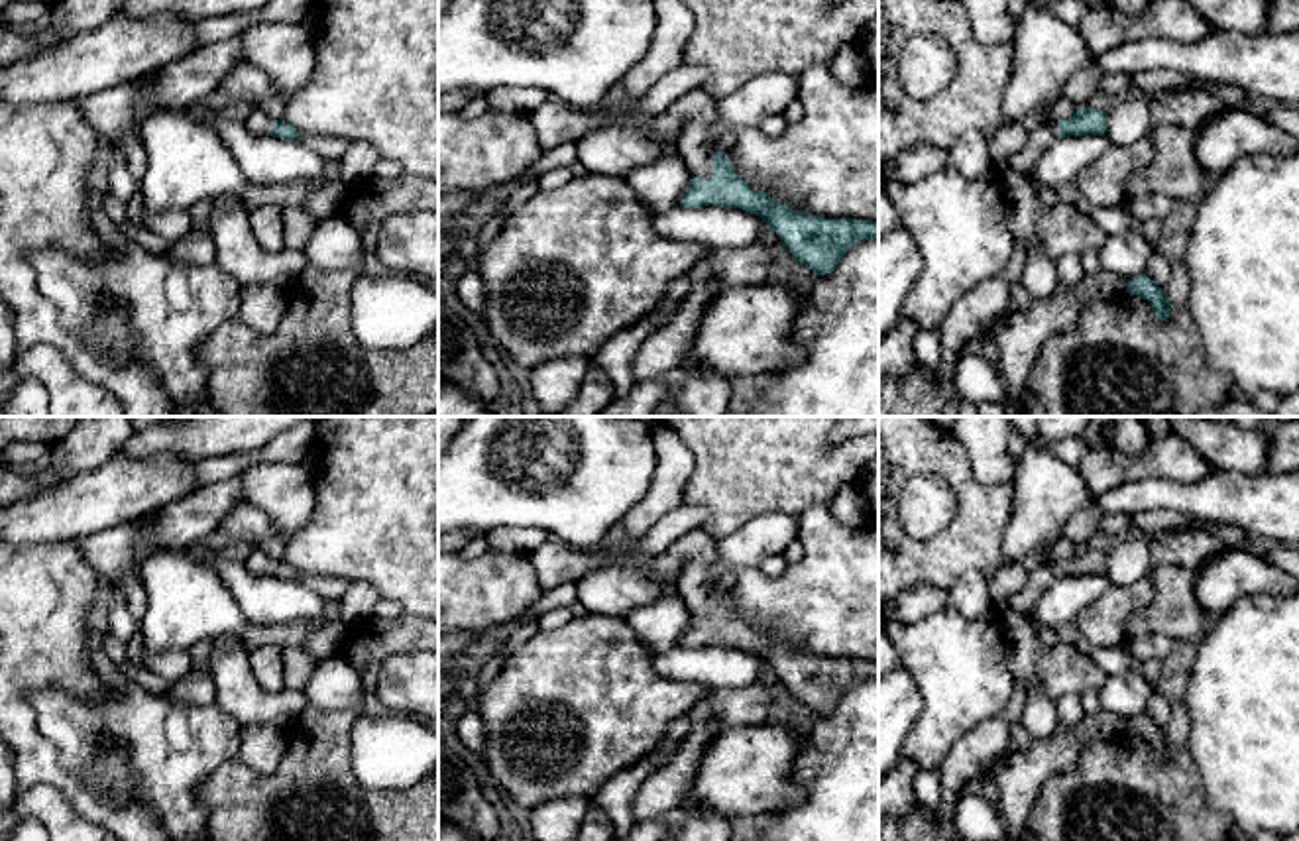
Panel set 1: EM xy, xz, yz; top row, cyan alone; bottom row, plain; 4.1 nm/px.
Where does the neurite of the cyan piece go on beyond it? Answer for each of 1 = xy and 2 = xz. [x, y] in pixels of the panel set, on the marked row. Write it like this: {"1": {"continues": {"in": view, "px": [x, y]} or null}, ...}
{"1": {"continues": {"in": "xy", "px": [331, 148]}}, "2": {"continues": {"in": "xz", "px": [696, 146]}}}

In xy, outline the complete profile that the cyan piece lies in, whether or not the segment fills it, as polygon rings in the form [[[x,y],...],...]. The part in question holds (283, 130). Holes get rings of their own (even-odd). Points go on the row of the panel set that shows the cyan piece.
[[[259,106],[244,120],[246,128],[257,136],[273,136],[281,140],[299,140],[305,147],[316,151],[324,159],[340,159],[350,141],[344,138],[334,136],[320,136],[320,134],[299,134],[291,124],[283,118],[273,120],[265,110]]]

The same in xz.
[[[684,124],[674,145],[694,173],[680,206],[721,204],[757,214],[776,232],[782,246],[816,275],[829,273],[853,244],[878,238],[878,222],[823,218],[774,202],[762,191],[753,193],[735,175],[729,159],[733,138],[709,134],[707,124]]]

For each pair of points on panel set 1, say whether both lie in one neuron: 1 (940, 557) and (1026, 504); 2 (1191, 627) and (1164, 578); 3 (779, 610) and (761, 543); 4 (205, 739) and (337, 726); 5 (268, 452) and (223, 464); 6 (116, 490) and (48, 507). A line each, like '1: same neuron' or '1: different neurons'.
1: different neurons
2: same neuron
3: different neurons
4: different neurons
5: same neuron
6: same neuron

